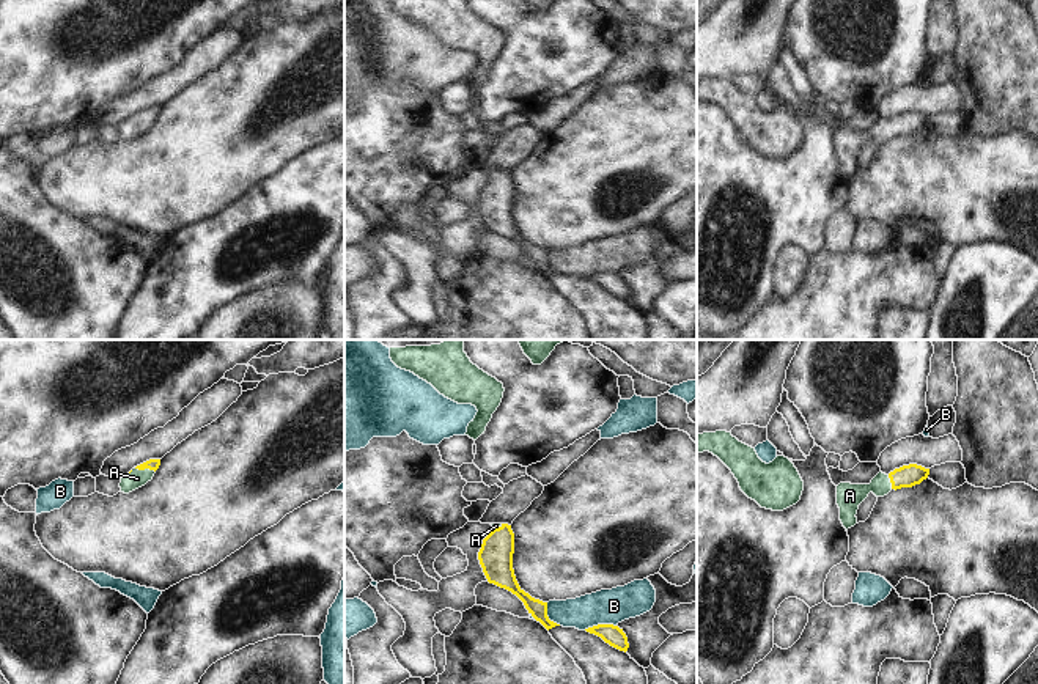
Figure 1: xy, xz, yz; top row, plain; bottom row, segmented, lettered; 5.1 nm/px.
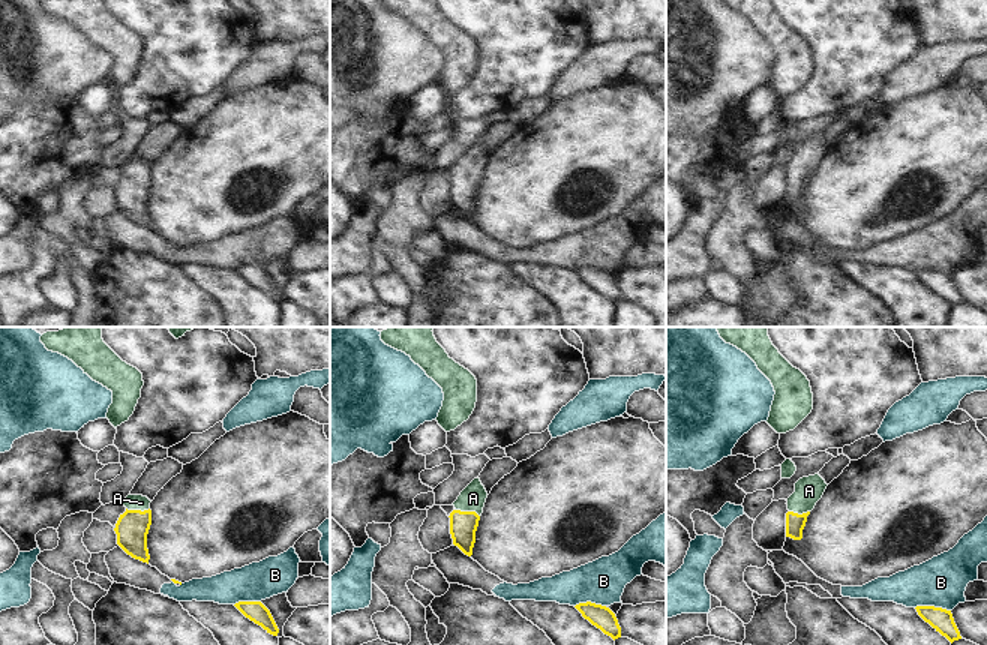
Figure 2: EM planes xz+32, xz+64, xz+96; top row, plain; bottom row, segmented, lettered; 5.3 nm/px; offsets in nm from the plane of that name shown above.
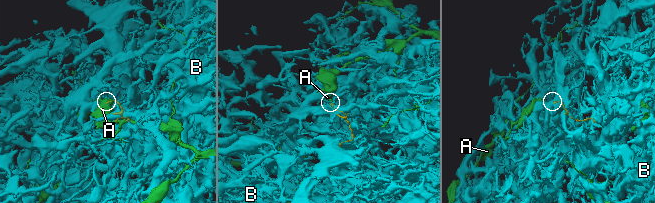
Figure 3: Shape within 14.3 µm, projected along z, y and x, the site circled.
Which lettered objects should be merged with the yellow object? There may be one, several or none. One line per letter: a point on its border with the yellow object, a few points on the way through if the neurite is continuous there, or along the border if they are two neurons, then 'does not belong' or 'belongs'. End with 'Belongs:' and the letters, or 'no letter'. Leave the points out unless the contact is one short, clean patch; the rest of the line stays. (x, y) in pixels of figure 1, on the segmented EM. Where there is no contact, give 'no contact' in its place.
A: meets yellow in xy at (145, 467); runs through xy (153, 464), (145, 467), (137, 478); belongs
B: meets yellow in xz at (599, 625); does not belong
Belongs: A

